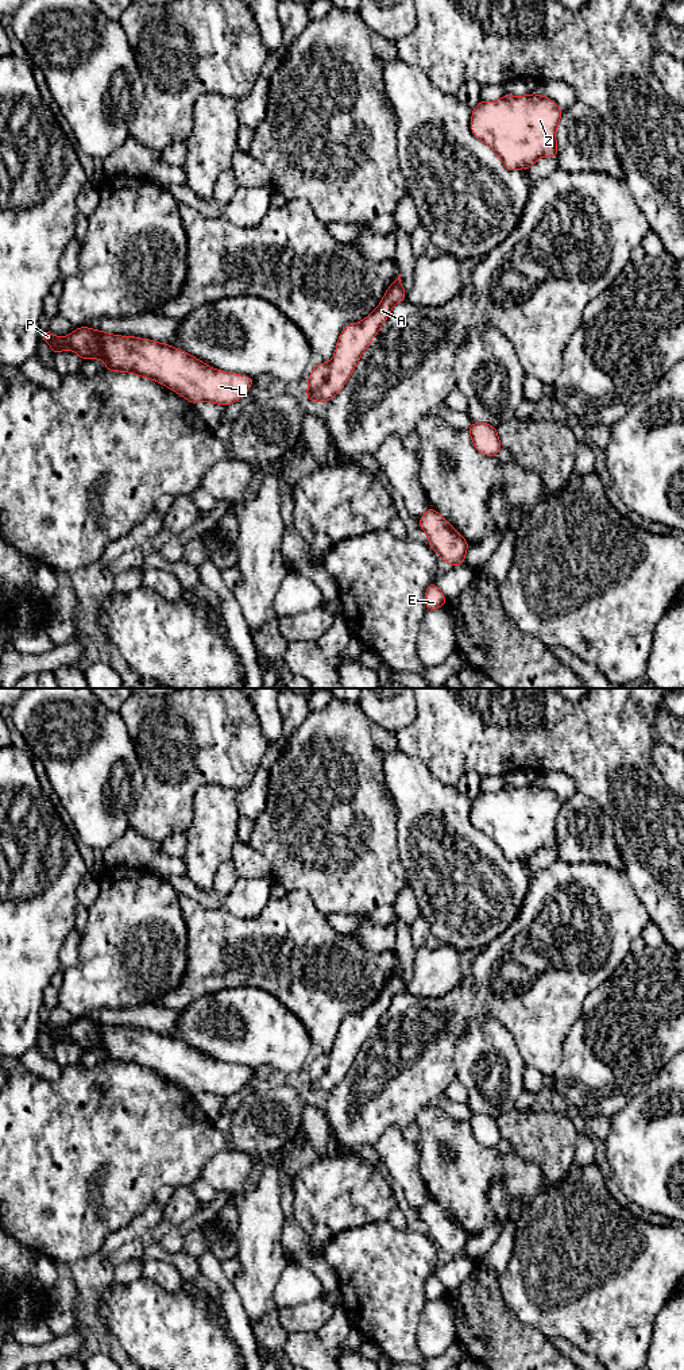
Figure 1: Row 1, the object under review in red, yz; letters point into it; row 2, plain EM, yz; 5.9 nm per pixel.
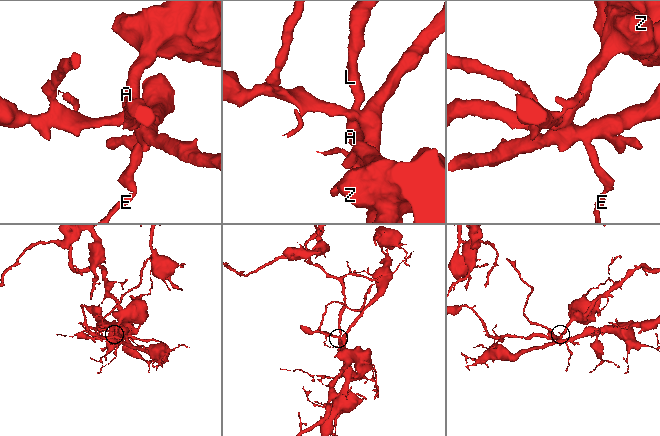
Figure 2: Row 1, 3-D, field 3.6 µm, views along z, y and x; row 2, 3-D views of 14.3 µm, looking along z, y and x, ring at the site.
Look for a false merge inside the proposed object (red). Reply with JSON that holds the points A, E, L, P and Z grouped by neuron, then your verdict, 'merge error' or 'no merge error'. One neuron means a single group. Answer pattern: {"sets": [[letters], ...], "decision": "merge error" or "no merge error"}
{"sets": [["A", "L", "P", "Z"], ["E"]], "decision": "merge error"}

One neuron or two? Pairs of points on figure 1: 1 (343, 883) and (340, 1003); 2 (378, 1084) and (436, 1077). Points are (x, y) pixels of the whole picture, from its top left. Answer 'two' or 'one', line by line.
1: two
2: one

